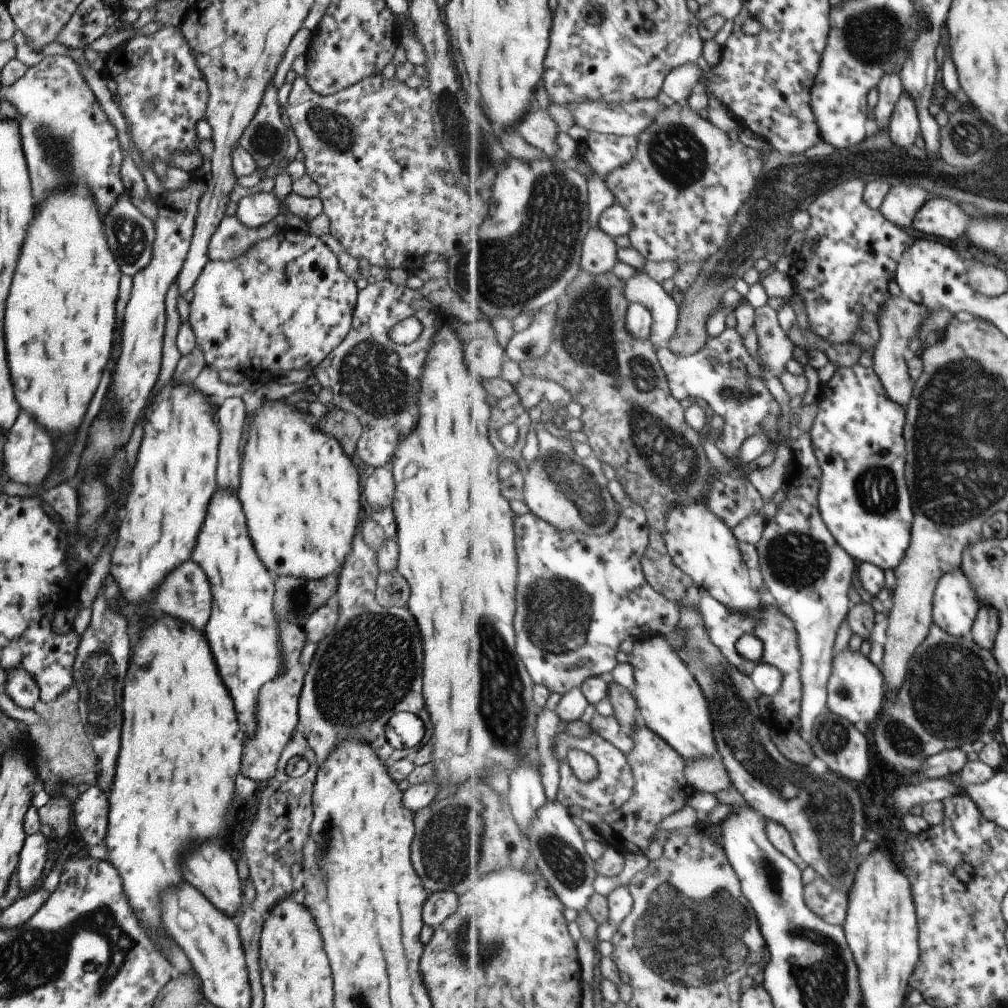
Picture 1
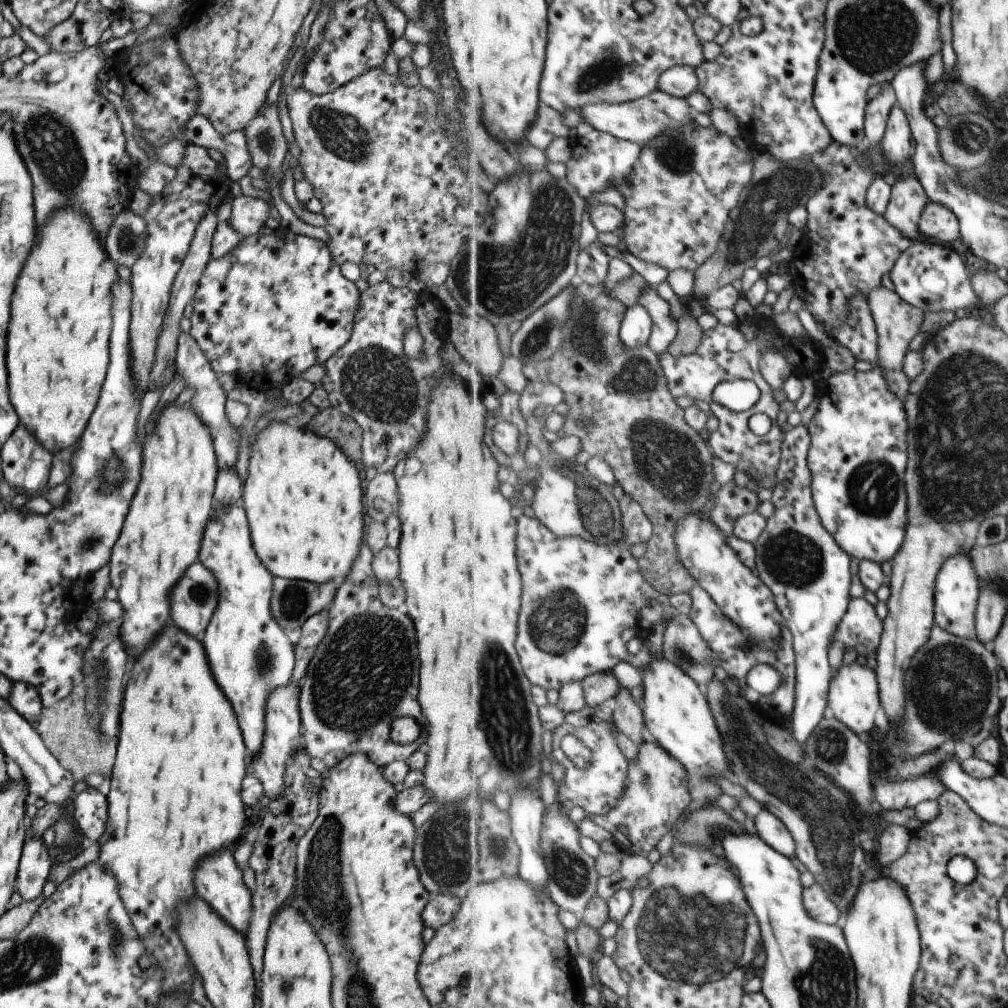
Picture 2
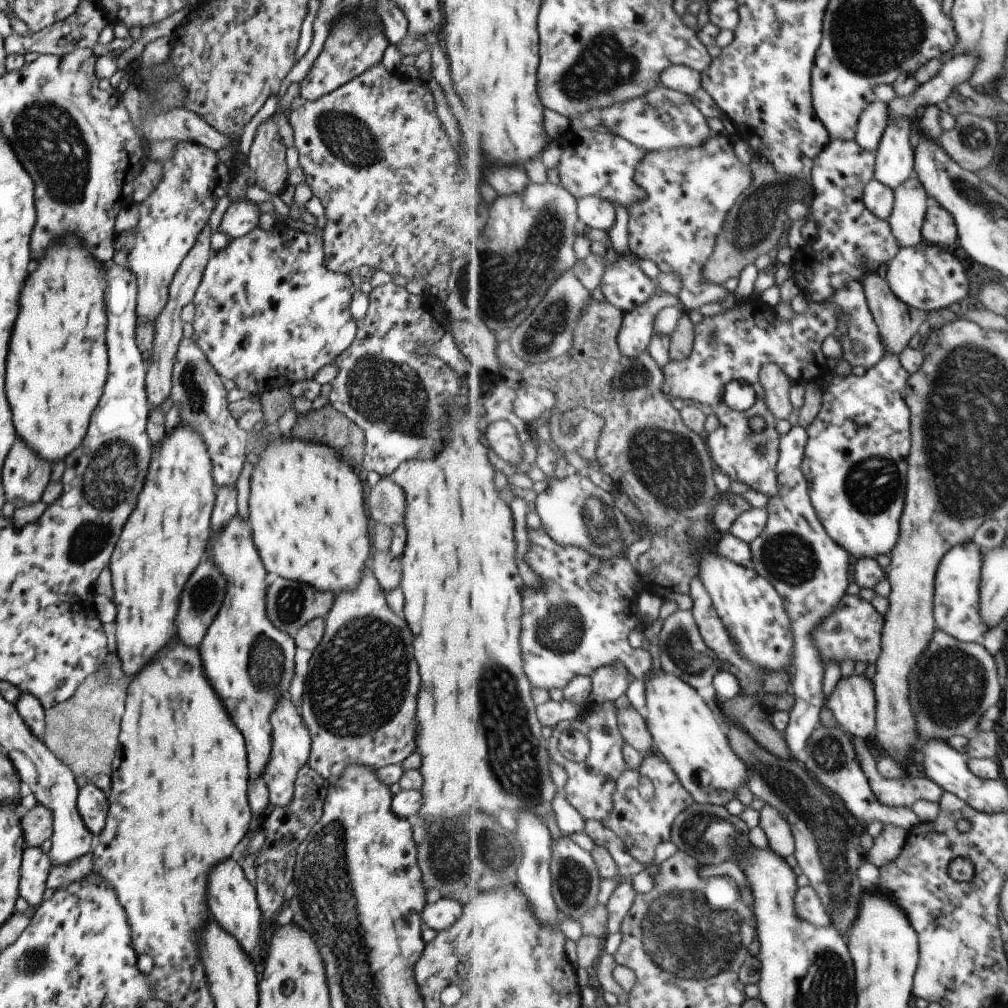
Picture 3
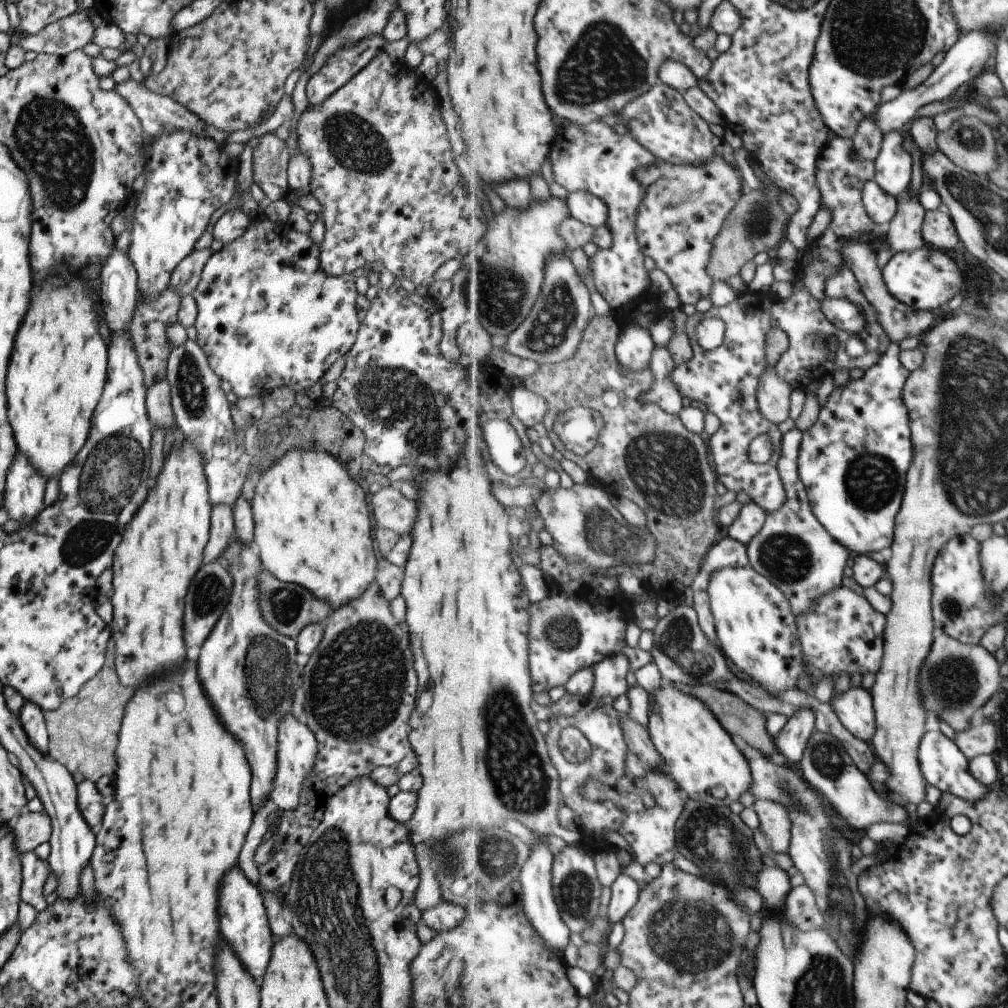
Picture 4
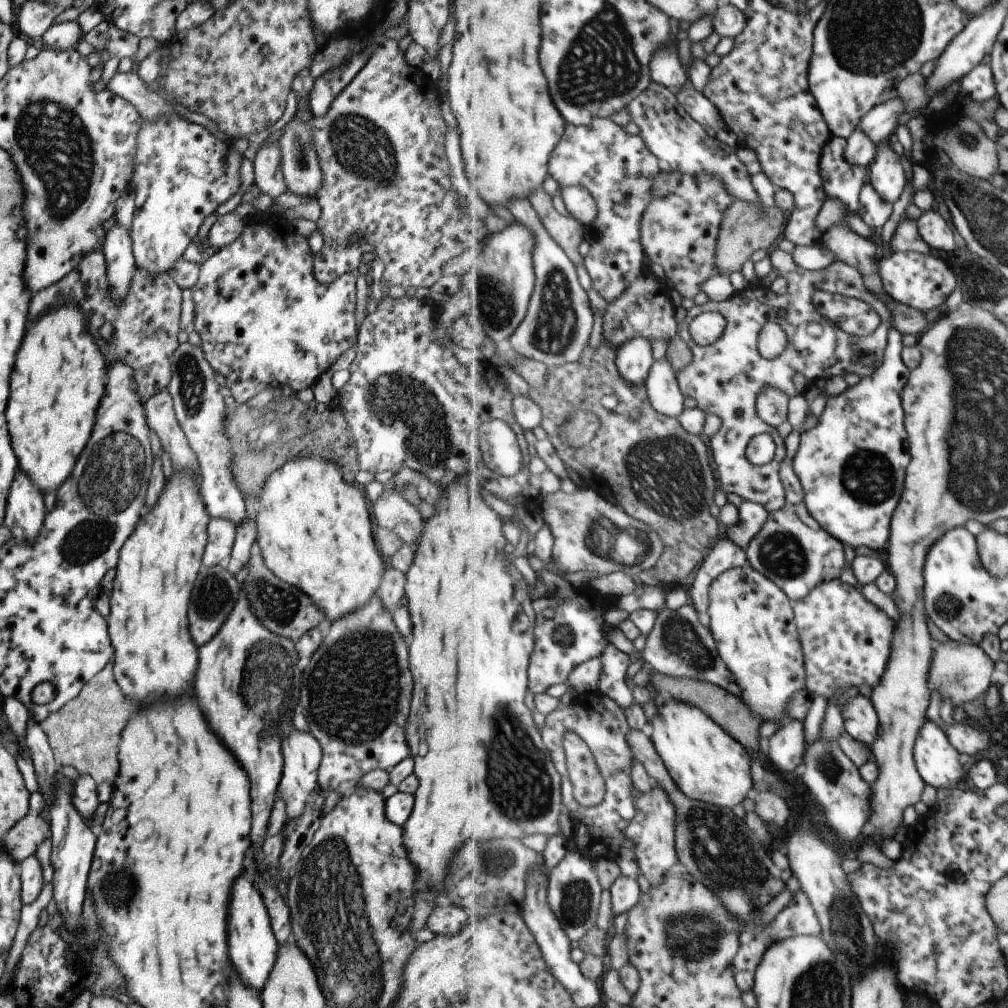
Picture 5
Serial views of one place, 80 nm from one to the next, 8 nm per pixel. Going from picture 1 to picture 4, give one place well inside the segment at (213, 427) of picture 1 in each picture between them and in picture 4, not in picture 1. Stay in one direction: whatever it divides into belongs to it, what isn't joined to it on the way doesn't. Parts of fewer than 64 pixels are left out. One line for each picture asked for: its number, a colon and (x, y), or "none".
2: (160, 535)
3: (160, 544)
4: (160, 548)

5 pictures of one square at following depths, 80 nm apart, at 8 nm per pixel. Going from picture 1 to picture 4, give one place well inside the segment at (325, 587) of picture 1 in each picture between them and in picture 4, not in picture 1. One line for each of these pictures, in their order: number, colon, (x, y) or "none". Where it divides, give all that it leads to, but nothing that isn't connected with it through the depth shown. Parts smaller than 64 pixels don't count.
2: (293, 601)
3: (289, 604)
4: (286, 607)

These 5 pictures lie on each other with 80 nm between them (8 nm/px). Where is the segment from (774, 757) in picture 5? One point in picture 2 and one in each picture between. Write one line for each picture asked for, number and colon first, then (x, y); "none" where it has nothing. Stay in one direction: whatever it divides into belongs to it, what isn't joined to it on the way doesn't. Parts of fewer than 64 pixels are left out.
2: (809, 573)
3: (810, 569)
4: (792, 740)

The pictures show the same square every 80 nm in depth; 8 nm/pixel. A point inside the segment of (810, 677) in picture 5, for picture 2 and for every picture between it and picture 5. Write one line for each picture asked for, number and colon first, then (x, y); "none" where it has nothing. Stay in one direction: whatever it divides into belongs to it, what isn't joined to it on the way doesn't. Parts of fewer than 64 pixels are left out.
2: (861, 629)
3: (855, 631)
4: (843, 632)

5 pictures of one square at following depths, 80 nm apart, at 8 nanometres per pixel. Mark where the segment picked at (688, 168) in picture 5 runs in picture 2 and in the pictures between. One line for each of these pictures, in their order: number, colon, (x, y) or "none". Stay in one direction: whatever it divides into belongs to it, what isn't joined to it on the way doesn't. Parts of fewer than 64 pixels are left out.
2: (640, 121)
3: (664, 118)
4: (661, 120)

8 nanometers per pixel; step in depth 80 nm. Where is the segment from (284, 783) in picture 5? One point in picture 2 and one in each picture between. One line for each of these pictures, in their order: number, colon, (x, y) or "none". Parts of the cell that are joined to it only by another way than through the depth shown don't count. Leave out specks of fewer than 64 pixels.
2: (281, 737)
3: (289, 747)
4: (296, 746)

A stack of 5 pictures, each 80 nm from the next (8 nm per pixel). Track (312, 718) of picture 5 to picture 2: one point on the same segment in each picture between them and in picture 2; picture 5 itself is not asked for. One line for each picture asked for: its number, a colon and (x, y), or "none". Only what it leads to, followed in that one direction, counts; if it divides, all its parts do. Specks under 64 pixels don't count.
2: (363, 673)
3: (355, 718)
4: (360, 676)

